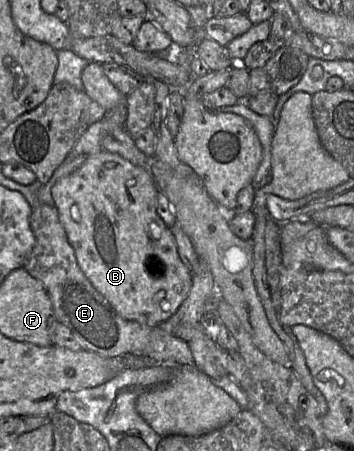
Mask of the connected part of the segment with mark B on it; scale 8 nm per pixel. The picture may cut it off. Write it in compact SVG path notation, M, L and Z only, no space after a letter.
M104 149L88 155L79 169L60 178L51 189L60 223L84 275L121 317L148 326L167 321L192 286L192 273L179 257L171 229L157 213L158 192L149 168L136 166Z

